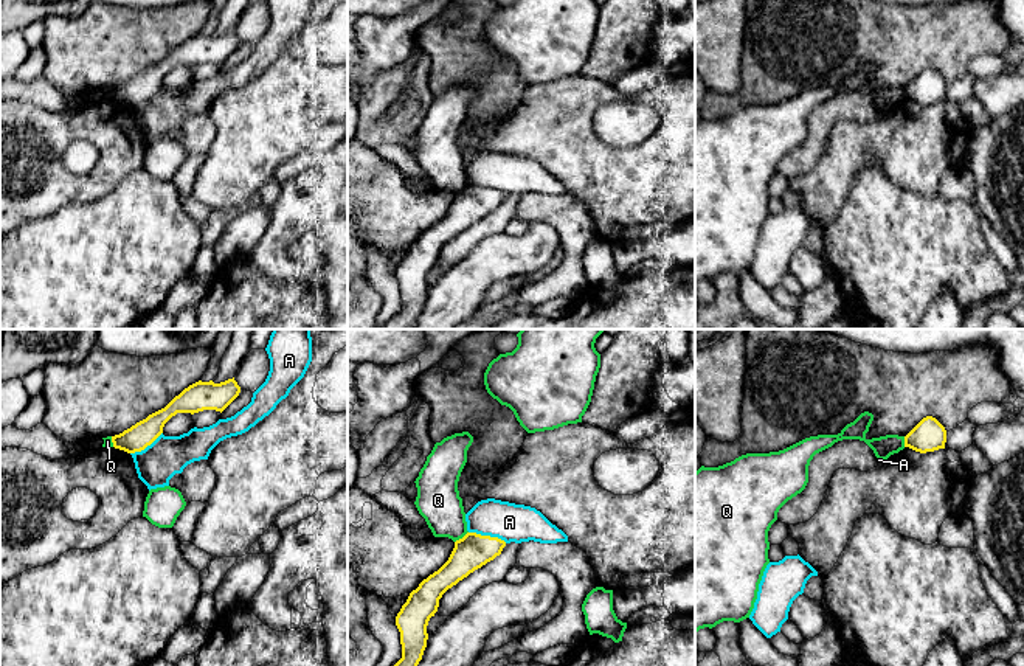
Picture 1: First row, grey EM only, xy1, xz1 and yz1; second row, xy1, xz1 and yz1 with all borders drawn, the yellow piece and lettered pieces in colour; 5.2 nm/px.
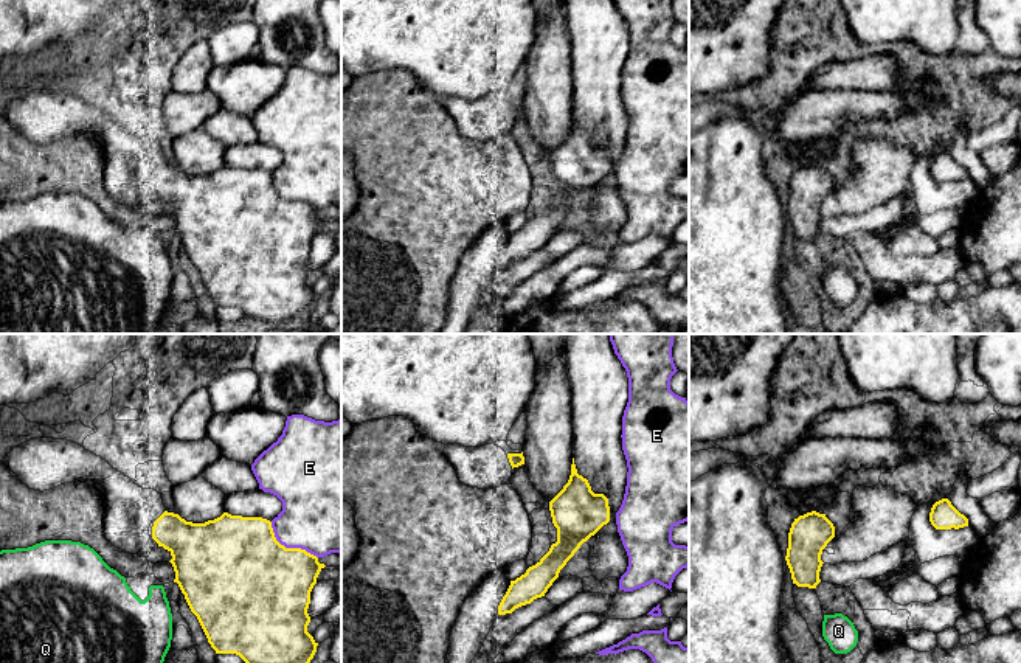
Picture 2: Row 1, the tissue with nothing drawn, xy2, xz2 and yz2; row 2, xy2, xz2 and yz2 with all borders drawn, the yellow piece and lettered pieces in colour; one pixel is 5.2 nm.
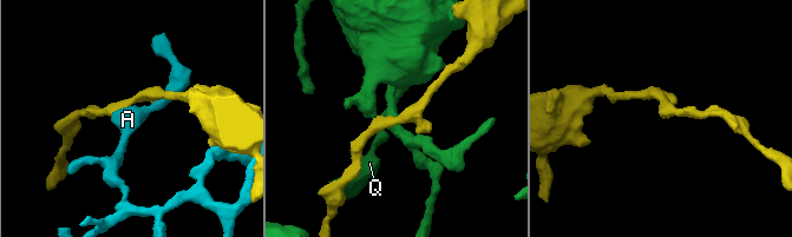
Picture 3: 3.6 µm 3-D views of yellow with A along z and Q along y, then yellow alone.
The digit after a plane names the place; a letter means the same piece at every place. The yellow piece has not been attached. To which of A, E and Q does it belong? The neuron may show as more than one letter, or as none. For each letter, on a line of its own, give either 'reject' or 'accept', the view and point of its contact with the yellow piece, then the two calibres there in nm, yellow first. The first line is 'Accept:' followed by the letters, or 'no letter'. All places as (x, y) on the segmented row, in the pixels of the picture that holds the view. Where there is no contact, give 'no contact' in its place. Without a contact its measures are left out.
Accept: no letter
A: reject; meets yellow in xz1 at (487, 536); 180 nm thick on the yellow side, 200 nm on the other
E: reject; meets yellow in xy2 at (289, 548); 500 nm thick on the yellow side, 420 nm on the other
Q: reject; meets yellow in xz1 at (463, 537); 180 nm thick on the yellow side, 220 nm on the other

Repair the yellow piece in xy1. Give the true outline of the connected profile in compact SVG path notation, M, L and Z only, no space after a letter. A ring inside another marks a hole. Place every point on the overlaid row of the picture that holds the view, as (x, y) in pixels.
M233 379L220 383L195 382L175 396L164 408L149 415L119 435L112 436L115 449L127 453L144 450L161 433L164 424L177 413L199 413L203 410L223 411L240 393L240 387Z

